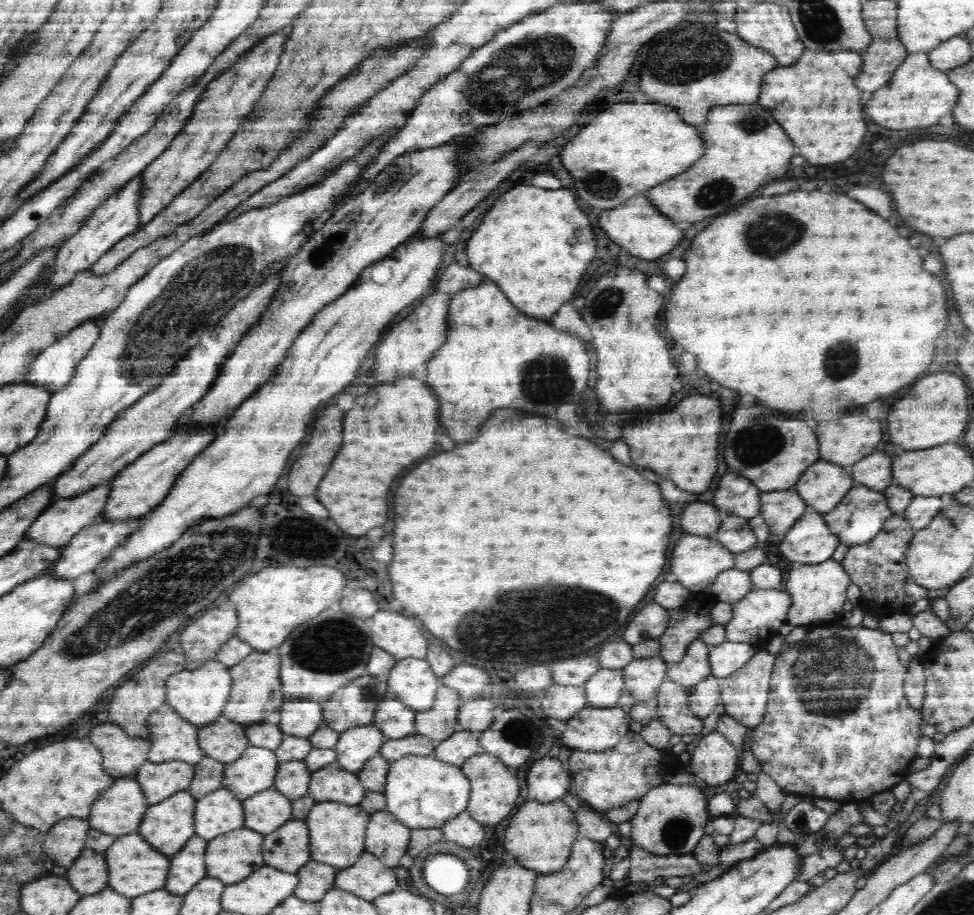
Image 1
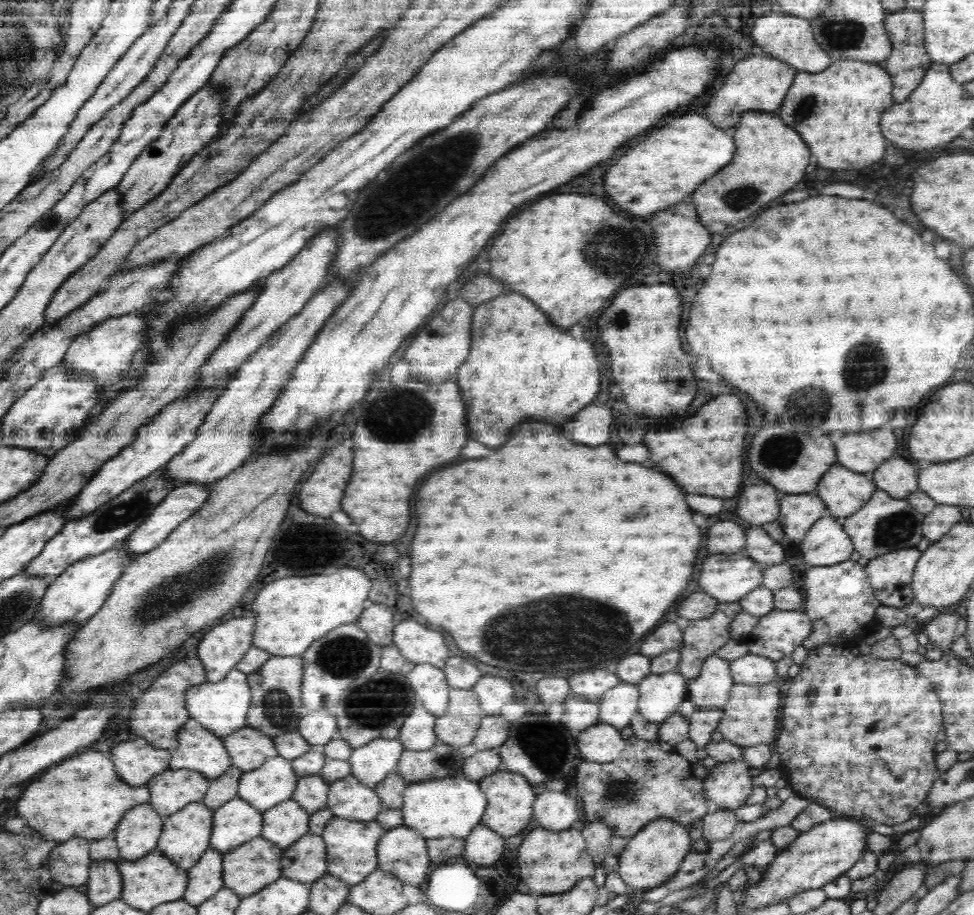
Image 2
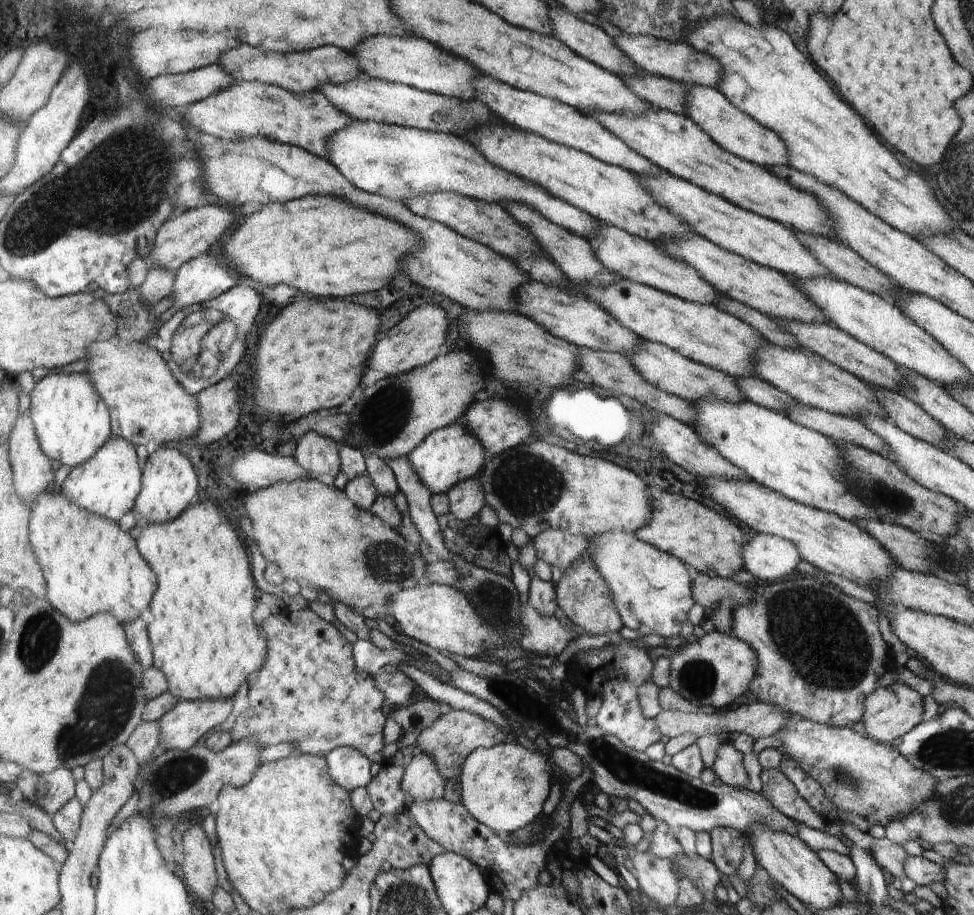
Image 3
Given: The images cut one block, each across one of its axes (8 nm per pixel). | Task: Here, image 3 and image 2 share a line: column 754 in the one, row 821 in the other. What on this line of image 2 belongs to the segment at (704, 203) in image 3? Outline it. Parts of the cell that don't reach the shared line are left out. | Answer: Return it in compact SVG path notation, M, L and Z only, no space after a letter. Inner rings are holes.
M240 797L229 799L224 806L217 807L213 810L213 826L212 836L210 836L210 847L216 848L222 853L250 842L252 838L261 836L262 831L262 811L250 806L245 800Z

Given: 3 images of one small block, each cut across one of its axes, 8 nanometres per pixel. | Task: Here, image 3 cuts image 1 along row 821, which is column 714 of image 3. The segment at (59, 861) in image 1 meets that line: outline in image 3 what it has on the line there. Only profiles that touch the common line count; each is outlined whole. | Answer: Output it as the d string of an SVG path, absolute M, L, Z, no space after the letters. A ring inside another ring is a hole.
M623 33L614 39L614 44L618 44L618 48L625 52L629 60L633 60L638 69L645 74L718 90L718 82L722 78L722 64L718 64L718 60L710 58L708 54L698 52L687 42L668 42L651 36Z

